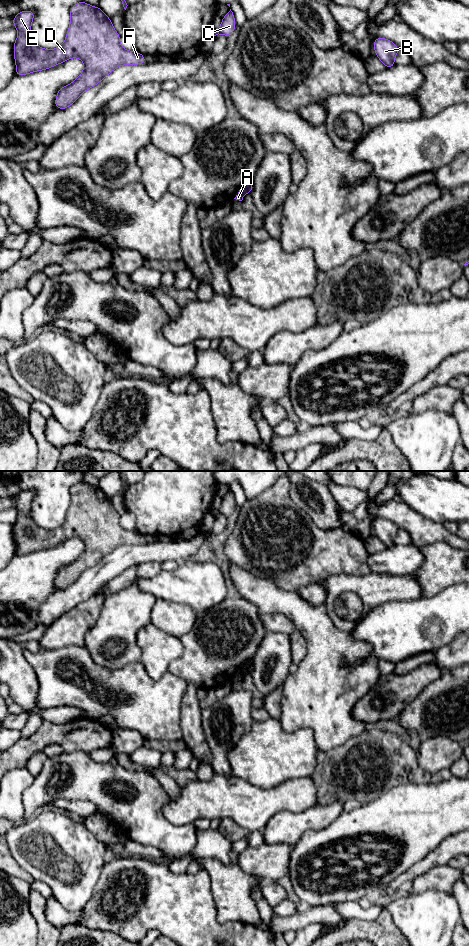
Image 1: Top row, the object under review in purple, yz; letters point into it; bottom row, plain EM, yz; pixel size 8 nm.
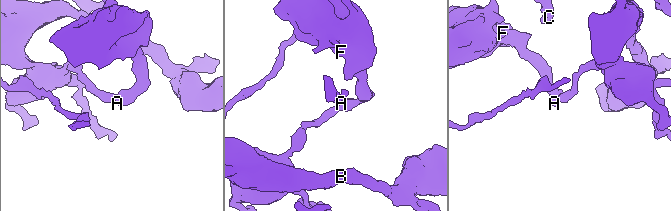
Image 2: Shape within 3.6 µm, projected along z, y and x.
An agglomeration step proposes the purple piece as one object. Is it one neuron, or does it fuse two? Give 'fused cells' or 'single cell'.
fused cells

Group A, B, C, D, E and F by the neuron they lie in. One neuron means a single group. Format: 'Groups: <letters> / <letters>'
Groups: A C D E F / B

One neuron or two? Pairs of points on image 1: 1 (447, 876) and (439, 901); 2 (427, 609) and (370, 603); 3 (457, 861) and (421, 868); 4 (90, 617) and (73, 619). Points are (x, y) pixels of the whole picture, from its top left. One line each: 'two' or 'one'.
1: two
2: two
3: two
4: one

